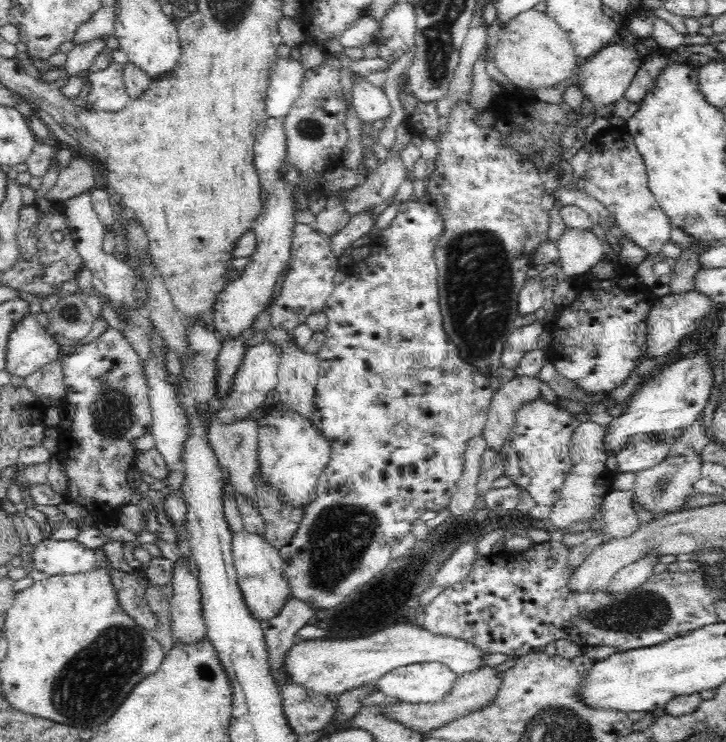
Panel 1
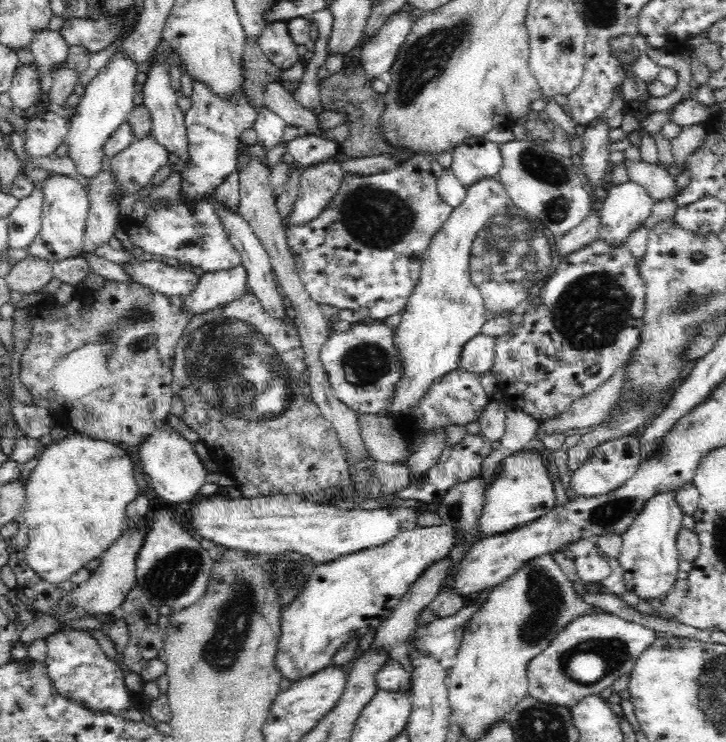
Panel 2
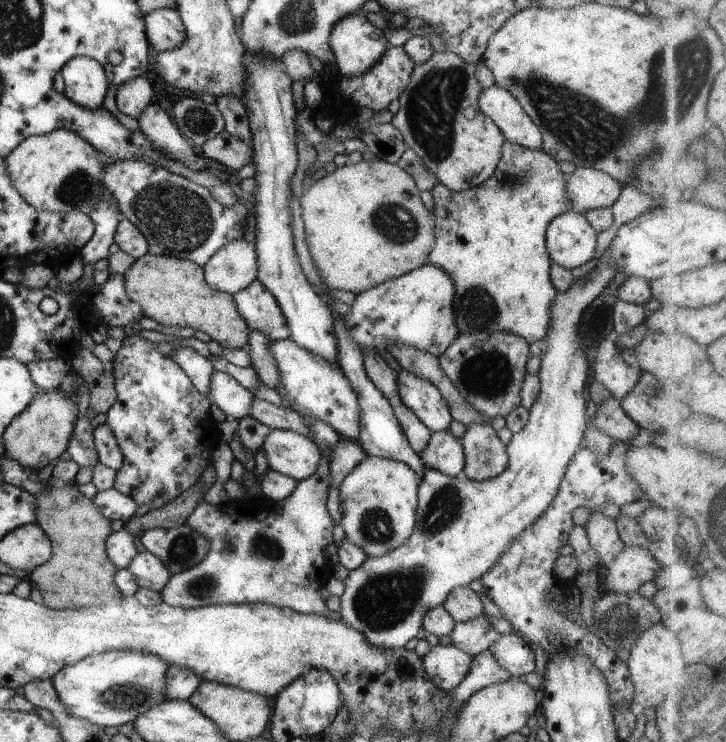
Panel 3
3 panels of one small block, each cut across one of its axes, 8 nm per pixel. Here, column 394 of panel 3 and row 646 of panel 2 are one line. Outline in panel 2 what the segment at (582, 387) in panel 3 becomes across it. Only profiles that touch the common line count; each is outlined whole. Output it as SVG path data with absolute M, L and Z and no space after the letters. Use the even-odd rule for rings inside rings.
M600 611L583 614L562 628L553 638L553 641L528 662L528 694L545 703L566 705L572 708L583 698L607 689L621 676L631 674L632 664L637 661L636 658L656 639L658 639L656 630L650 630L641 624L628 622L623 618L618 618L618 616Z

